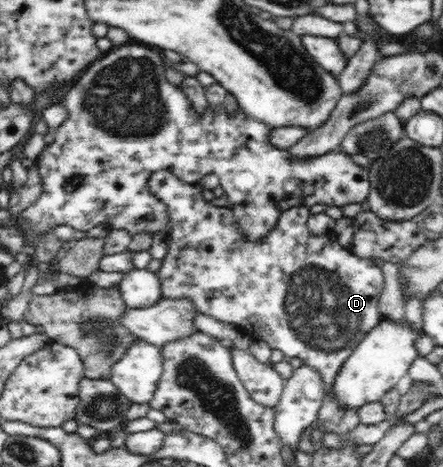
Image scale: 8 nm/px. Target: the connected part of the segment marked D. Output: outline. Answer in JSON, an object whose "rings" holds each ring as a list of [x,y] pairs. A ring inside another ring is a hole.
{"rings":[[[163,169],[153,172],[147,185],[153,196],[167,207],[169,215],[168,254],[157,272],[162,297],[189,299],[203,315],[227,324],[239,324],[253,334],[257,334],[257,326],[271,326],[273,338],[261,338],[269,348],[280,350],[285,358],[299,358],[302,364],[321,373],[326,389],[318,412],[321,430],[342,435],[357,428],[361,423],[358,411],[339,405],[332,389],[341,366],[353,354],[355,346],[383,321],[378,306],[384,288],[381,268],[369,260],[355,257],[349,249],[339,244],[333,231],[328,235],[311,235],[307,229],[307,219],[311,214],[307,206],[293,206],[281,212],[275,230],[271,230],[264,240],[253,242],[247,241],[240,232],[232,209],[211,205],[209,195],[198,184],[185,183],[169,169]]]}

